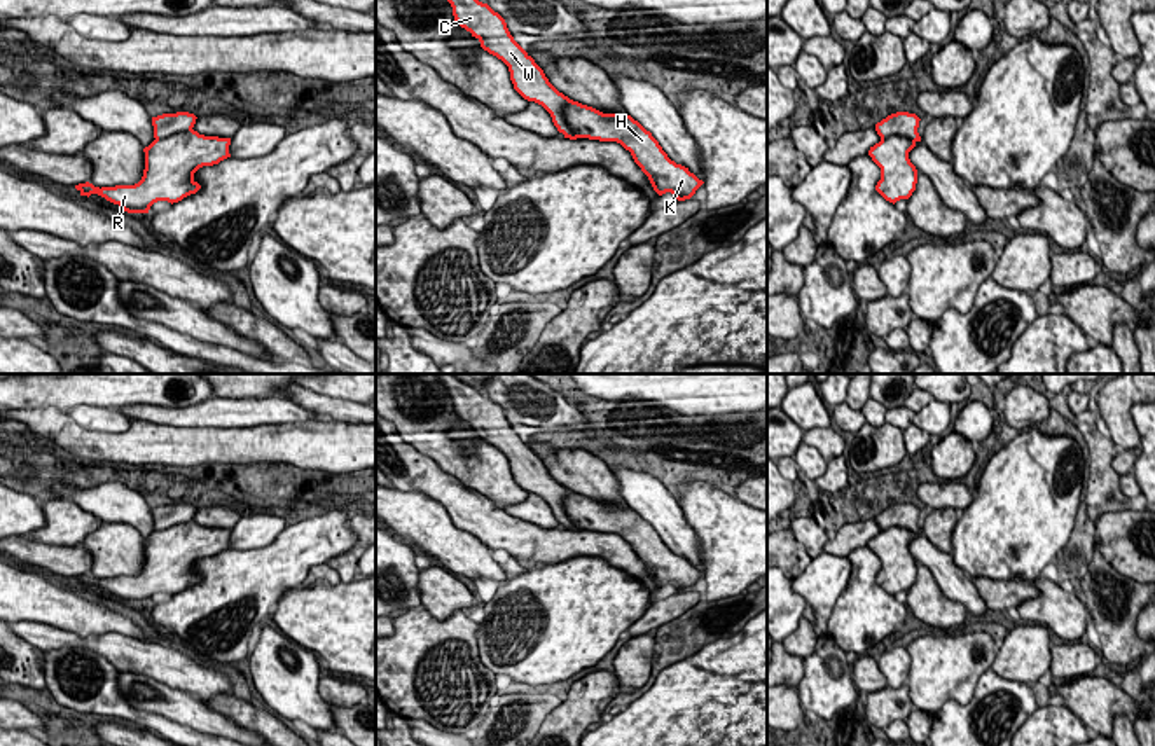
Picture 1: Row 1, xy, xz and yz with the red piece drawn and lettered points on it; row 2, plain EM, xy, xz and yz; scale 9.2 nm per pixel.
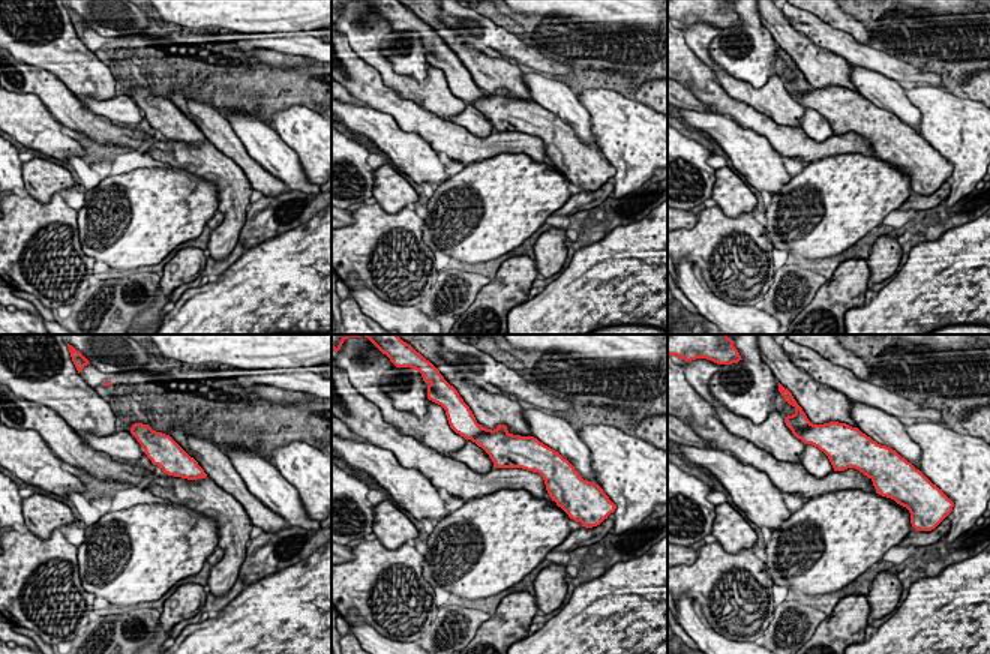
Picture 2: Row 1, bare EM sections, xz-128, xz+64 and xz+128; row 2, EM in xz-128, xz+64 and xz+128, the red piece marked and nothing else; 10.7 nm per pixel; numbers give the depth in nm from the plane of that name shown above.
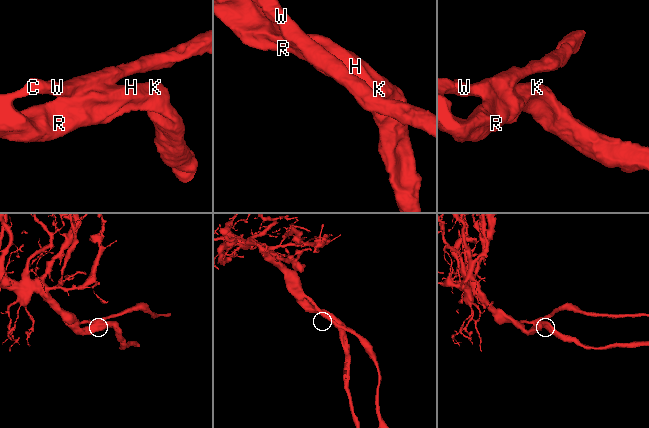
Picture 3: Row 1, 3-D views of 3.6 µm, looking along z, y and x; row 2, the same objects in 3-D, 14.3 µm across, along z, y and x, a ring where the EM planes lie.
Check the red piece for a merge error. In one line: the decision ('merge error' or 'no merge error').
no merge error

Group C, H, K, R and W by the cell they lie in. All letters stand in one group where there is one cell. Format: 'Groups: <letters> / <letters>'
Groups: C H K R W

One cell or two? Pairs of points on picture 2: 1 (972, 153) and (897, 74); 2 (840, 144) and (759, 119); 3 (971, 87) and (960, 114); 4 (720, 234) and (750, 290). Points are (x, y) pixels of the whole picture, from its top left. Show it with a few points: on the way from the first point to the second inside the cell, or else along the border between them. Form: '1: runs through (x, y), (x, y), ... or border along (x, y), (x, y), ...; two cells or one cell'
1: border along (903, 83), (915, 84); two cells
2: runs through (821, 147), (804, 147), (779, 135); one cell
3: border along (968, 96), (974, 101); two cells
4: runs through (726, 248), (735, 257), (735, 264), (743, 276); one cell

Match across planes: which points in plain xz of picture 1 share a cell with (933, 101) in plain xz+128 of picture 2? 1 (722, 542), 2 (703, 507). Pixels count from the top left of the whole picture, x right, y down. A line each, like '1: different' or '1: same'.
1: same
2: same

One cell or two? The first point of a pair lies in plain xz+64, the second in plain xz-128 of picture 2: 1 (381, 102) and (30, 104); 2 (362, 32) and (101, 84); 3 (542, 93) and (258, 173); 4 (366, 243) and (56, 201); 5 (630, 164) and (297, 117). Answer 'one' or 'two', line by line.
1: two
2: one
3: two
4: one
5: one

